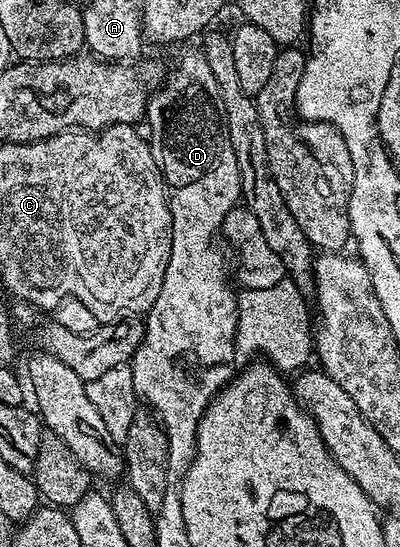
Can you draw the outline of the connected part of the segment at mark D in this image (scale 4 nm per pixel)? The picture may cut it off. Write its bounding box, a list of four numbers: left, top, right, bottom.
[130,51,240,478]

